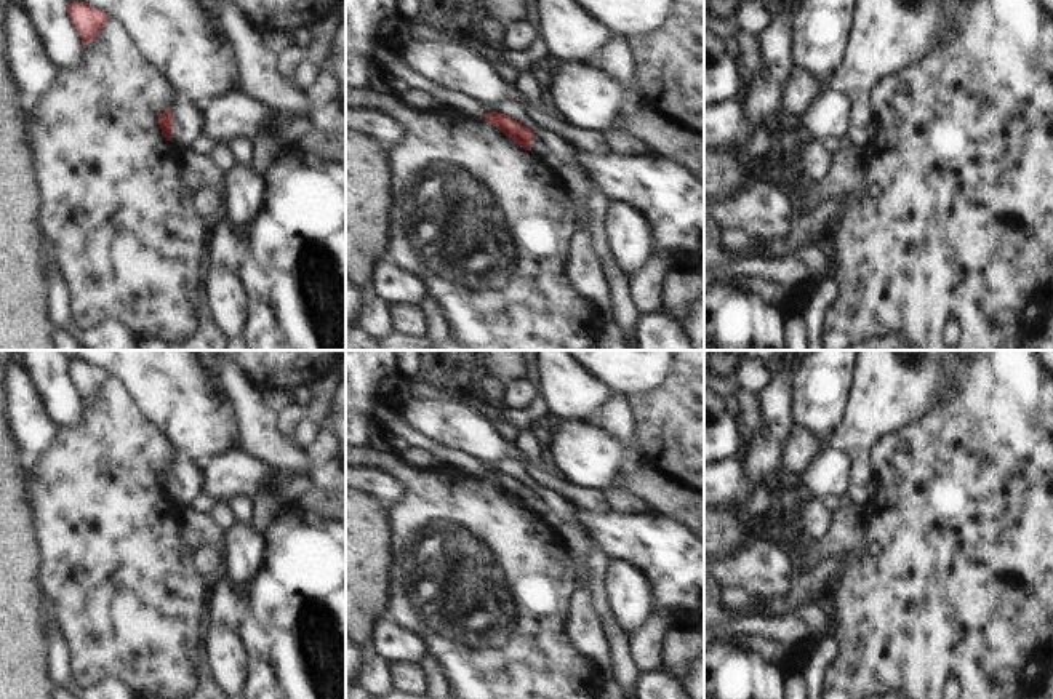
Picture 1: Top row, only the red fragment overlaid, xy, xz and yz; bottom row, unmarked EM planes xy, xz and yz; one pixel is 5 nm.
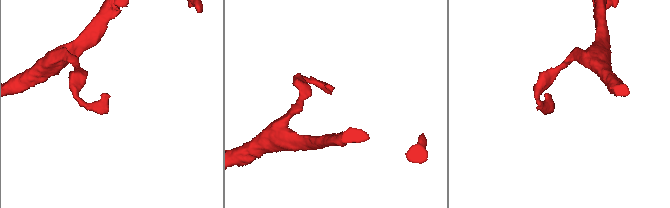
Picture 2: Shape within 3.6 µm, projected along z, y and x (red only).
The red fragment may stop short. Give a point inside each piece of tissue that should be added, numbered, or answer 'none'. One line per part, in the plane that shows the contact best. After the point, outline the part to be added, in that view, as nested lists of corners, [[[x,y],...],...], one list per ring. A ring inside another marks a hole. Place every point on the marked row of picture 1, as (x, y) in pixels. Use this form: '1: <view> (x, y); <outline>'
1: xy (188, 131); [[[178,94],[173,106],[173,141],[182,149],[203,147],[206,138],[198,104],[187,94]]]

